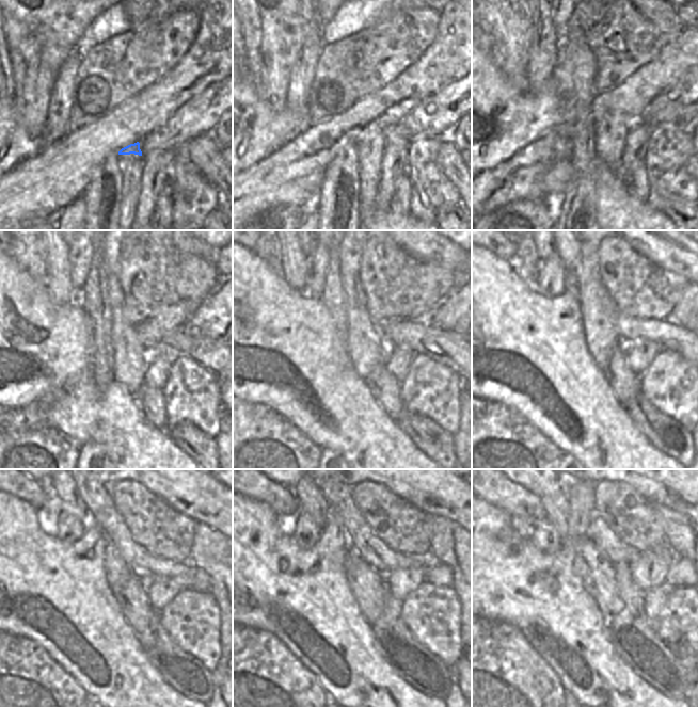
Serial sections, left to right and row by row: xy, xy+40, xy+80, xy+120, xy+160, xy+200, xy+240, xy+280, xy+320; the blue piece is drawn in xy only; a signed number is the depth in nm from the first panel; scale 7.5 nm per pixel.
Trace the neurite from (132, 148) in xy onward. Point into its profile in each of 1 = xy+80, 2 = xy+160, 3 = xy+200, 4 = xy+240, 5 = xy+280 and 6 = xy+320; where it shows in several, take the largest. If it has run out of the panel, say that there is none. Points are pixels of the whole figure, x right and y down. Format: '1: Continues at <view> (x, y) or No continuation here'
1: Continues at xy+80 (611, 130)
2: Continues at xy+160 (367, 349)
3: Continues at xy+200 (604, 325)
4: Continues at xy+240 (125, 558)
5: Continues at xy+280 (384, 560)
6: Continues at xy+320 (598, 531)

